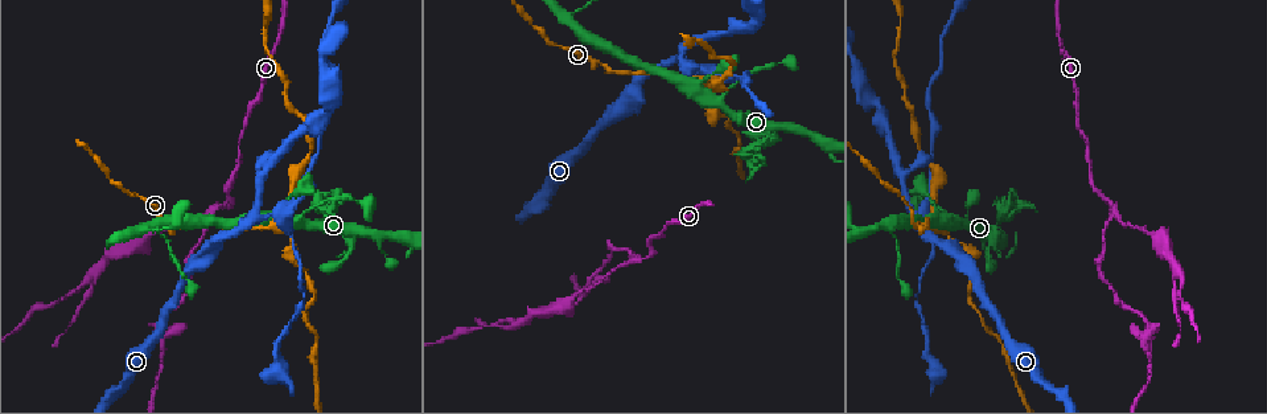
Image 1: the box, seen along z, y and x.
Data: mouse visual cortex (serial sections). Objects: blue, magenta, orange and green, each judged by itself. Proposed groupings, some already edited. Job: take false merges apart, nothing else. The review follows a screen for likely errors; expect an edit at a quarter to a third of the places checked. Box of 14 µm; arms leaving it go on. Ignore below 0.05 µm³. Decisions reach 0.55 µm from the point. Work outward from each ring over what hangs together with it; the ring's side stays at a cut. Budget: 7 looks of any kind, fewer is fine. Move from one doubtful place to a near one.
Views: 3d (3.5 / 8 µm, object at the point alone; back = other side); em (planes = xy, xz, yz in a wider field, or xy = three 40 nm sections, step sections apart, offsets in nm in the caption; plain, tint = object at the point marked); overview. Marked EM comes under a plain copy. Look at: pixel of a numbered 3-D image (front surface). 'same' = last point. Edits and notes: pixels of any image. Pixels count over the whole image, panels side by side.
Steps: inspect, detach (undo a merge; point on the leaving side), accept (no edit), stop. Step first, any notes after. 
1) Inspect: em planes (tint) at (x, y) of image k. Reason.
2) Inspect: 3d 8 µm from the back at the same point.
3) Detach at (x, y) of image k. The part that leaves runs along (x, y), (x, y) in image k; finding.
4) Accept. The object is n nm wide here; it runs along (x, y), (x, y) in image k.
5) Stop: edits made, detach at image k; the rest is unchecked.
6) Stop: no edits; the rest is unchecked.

Inspect: 3d 3.5 µm at (277, 215) of image 1. Sudden change in width.

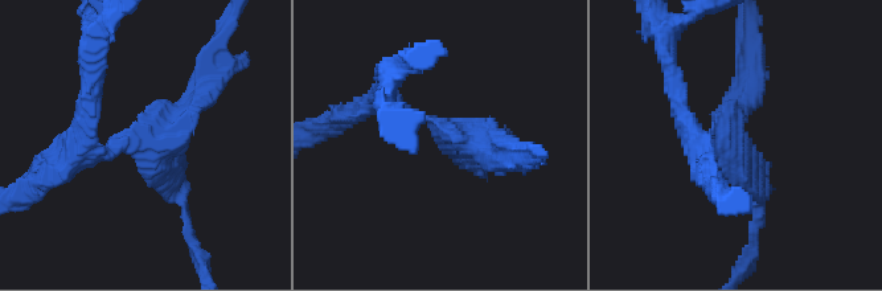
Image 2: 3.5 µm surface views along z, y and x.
Inspect: em planes (tint) at (725, 142) of image 2.

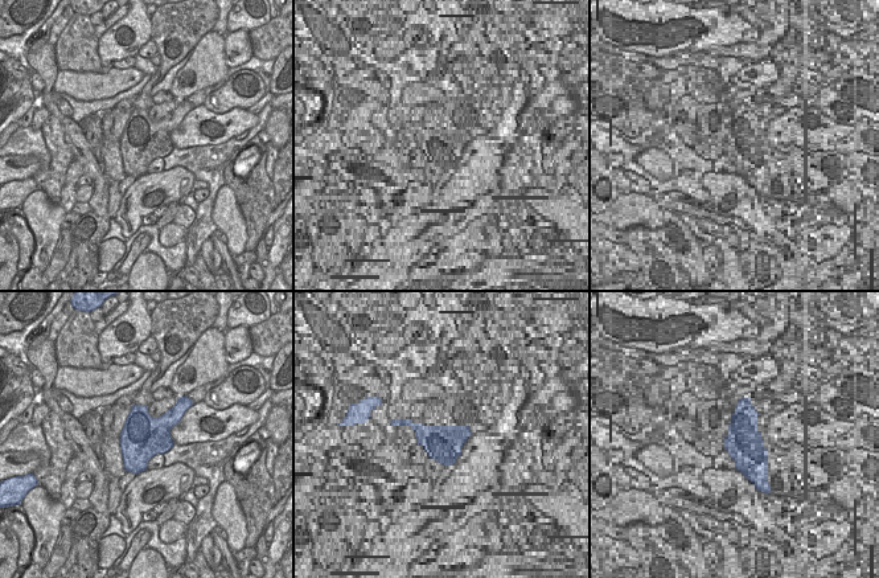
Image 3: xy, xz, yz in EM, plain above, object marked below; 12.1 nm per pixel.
Accept. It runs along (69, 163), (142, 147), (199, 81) in image 2; continuous, no second cell.

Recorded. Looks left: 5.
Inspect: 3d 3.5 µm at (311, 166) of image 1. Thick turns thin.

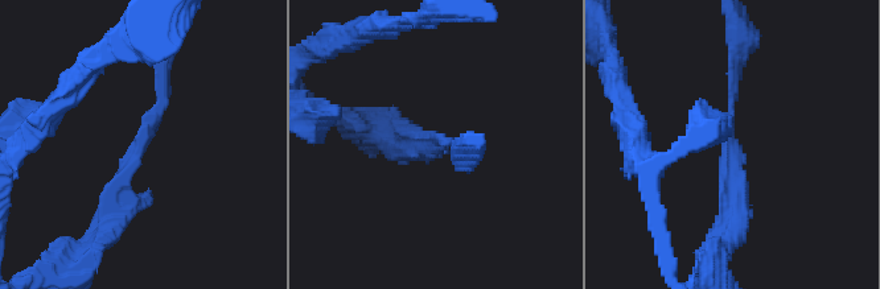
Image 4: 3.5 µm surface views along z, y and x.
Accept. The arms are 100, 300 nm wide; it runs along (98, 227), (163, 98), (163, 65) in image 4; continuous, no second cell.

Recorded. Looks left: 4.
Inspect: 3d 3.5 µm at (920, 285) of image 1. A narrow waist.

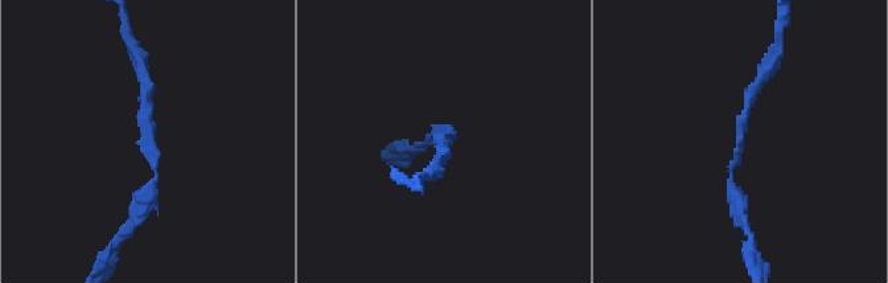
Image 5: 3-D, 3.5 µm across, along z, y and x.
Inspect: em xy step 3 (tint) at (742, 147) of image 5.

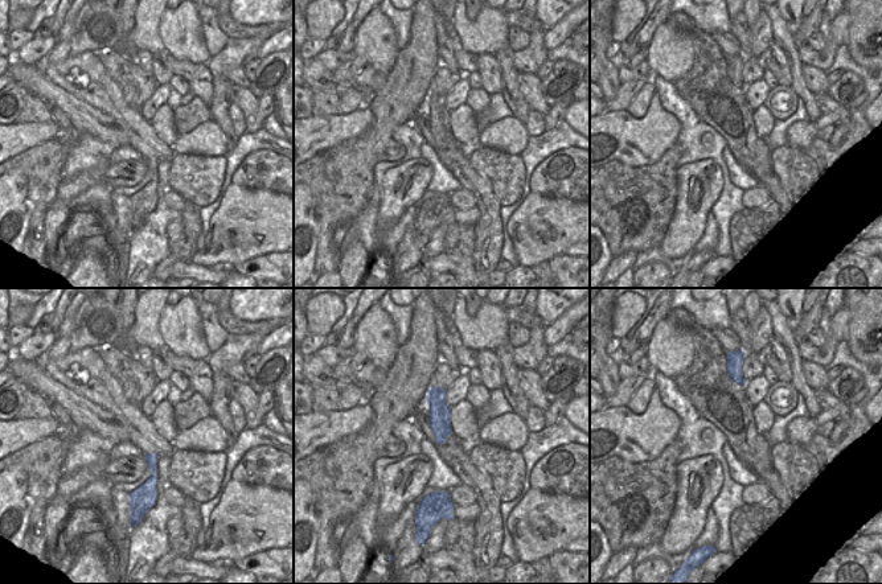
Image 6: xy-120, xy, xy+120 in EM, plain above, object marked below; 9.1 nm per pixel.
Inspect: em xy step 5 (tint) at the same point.

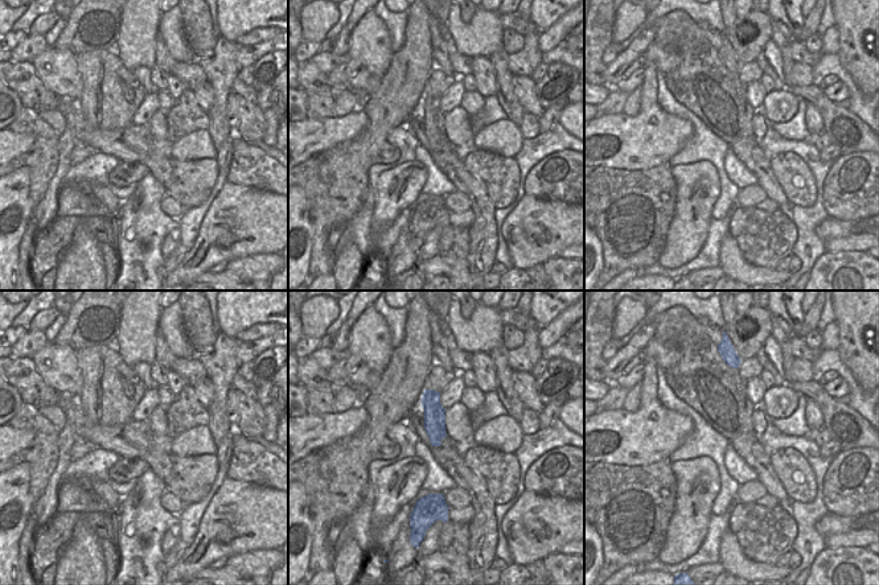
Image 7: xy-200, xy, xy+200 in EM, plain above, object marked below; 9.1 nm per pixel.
Accept. The arms are 150, 200 nm wide; it runs along (769, 66), (748, 99), (732, 168), (741, 221) in image 5; all the same cell.

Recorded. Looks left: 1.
Stop: no edits; the rest is unchecked.

